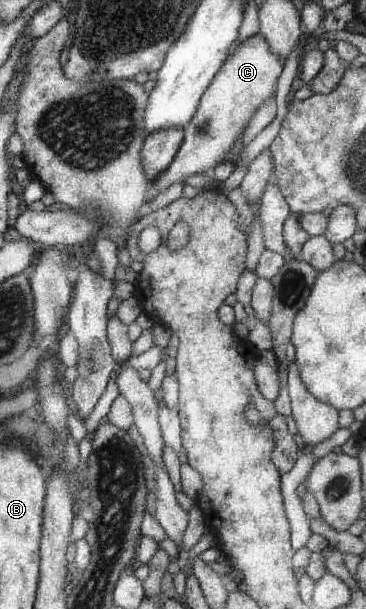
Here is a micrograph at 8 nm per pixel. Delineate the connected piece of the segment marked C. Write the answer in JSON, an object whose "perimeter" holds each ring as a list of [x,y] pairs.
{"perimeter":[[[260,33],[245,38],[235,46],[214,75],[213,81],[201,94],[194,114],[183,128],[183,139],[173,159],[150,182],[157,194],[164,192],[174,182],[184,184],[184,178],[192,174],[209,173],[223,161],[234,141],[241,138],[254,110],[264,100],[275,96],[275,82],[284,61],[269,51],[267,42]]]}

